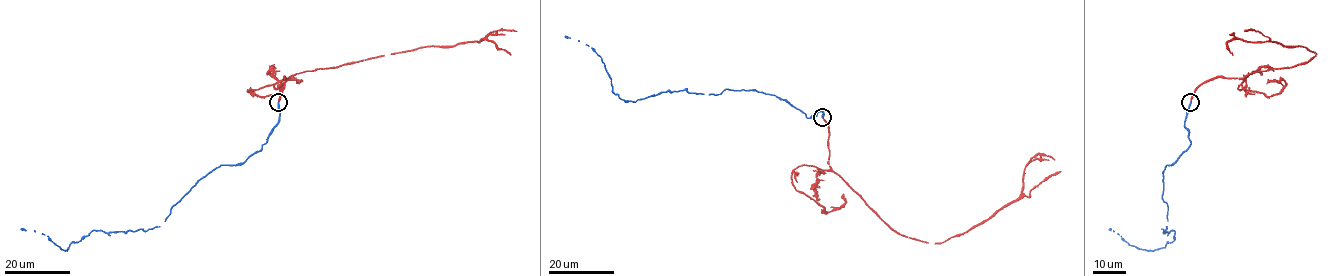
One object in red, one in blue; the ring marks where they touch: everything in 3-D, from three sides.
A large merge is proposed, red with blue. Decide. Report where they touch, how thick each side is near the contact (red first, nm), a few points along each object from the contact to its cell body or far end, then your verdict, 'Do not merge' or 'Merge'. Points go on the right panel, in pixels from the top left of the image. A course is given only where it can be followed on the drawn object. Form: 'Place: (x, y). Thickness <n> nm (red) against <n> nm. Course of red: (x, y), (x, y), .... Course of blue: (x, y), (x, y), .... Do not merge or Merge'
Place: (1190, 102). Thickness 240 nm (red) against 240 nm. Course of red: (1190, 102), (1198, 88), (1218, 77), (1288, 68), (1316, 53), (1276, 42), (1232, 39), (1227, 46), (1233, 55). Course of blue: (1190, 102), (1184, 124), (1190, 144), (1163, 171), (1162, 229), (1173, 230), (1175, 239), (1138, 249), (1109, 229). Merge

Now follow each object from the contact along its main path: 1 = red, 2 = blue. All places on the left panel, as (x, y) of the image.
1: (278, 102), (284, 77), (423, 47), (454, 46), (487, 39), (510, 55)
2: (278, 102), (278, 124), (262, 148), (202, 176), (160, 226), (92, 230), (67, 250), (20, 229)

